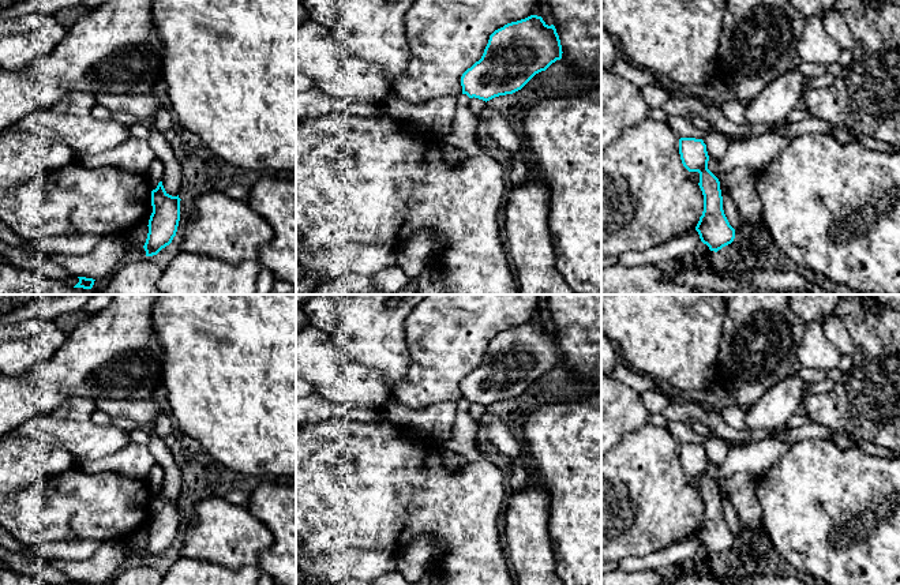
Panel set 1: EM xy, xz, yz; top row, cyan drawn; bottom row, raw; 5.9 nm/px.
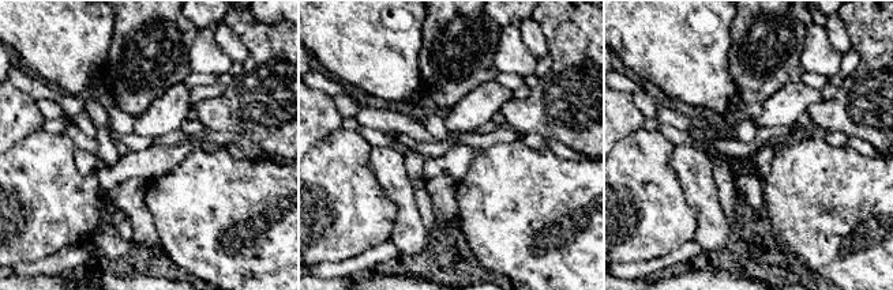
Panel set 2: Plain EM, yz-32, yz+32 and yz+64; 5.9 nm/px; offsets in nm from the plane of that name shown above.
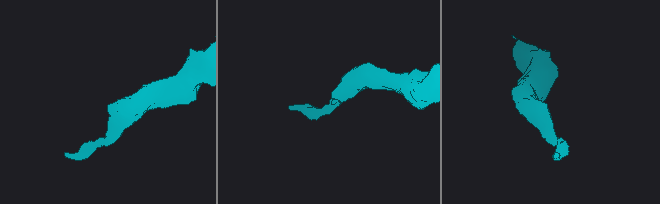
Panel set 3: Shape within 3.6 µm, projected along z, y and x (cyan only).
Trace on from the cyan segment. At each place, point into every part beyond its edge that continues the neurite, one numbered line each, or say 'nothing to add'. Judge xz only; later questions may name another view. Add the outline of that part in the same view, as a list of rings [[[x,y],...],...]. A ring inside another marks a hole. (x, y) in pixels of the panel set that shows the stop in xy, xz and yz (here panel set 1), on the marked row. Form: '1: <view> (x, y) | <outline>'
nothing to add

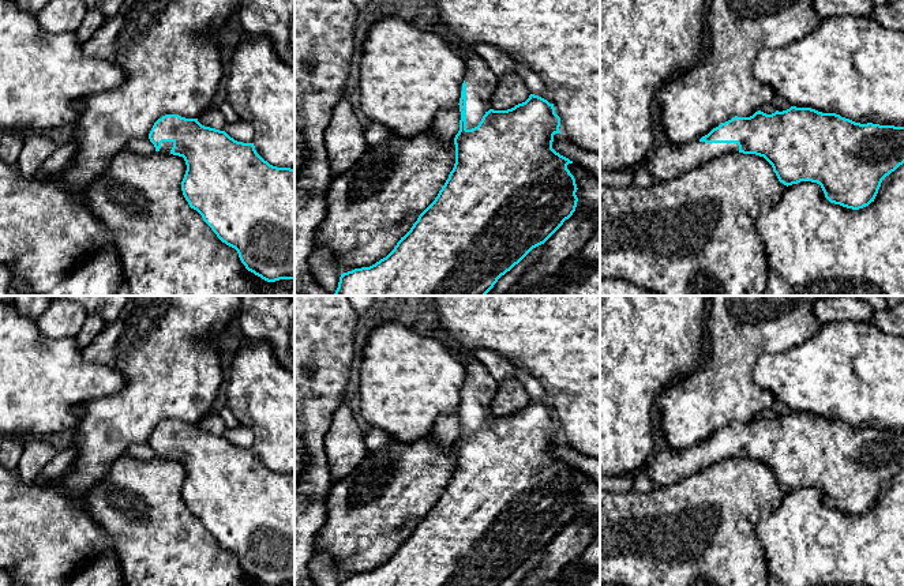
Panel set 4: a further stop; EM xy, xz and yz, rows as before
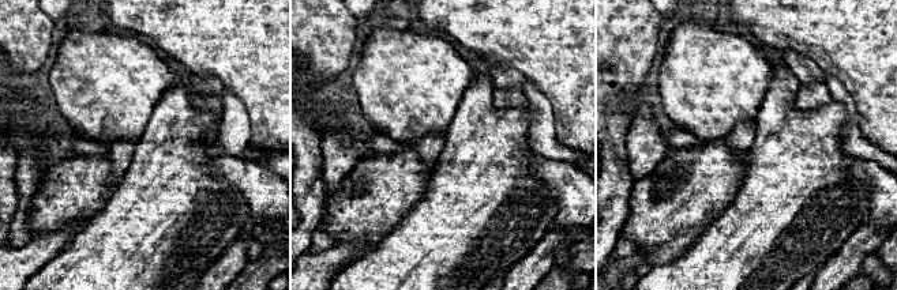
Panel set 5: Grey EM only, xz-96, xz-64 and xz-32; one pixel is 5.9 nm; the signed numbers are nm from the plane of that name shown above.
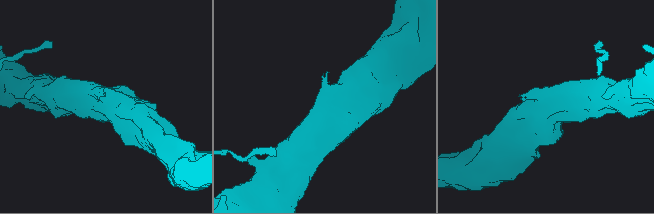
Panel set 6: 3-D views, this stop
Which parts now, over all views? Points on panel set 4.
1: xz (480, 81) | [[[453,46],[466,64],[466,129],[479,125],[483,116],[491,109],[491,98],[496,87],[498,78],[487,63],[474,52]]]

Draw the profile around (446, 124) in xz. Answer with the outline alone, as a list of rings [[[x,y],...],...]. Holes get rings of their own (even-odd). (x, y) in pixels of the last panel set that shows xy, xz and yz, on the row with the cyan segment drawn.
[[[459,105],[440,109],[434,120],[432,129],[440,142],[450,142],[459,131]]]

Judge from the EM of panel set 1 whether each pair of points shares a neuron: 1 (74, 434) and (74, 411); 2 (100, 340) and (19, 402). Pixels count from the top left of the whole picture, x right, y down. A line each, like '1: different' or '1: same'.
1: different
2: same

